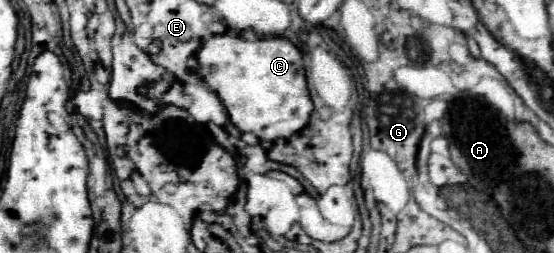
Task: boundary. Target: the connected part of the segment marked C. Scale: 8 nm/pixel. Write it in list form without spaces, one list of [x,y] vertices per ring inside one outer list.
[[[212,35],[210,39],[204,41],[202,49],[198,51],[198,61],[200,61],[200,77],[220,97],[222,105],[230,115],[230,121],[240,131],[250,131],[260,141],[276,141],[276,139],[288,139],[290,135],[306,127],[314,105],[306,87],[302,53],[288,39],[272,37],[272,39],[246,41],[242,37],[232,35]]]

